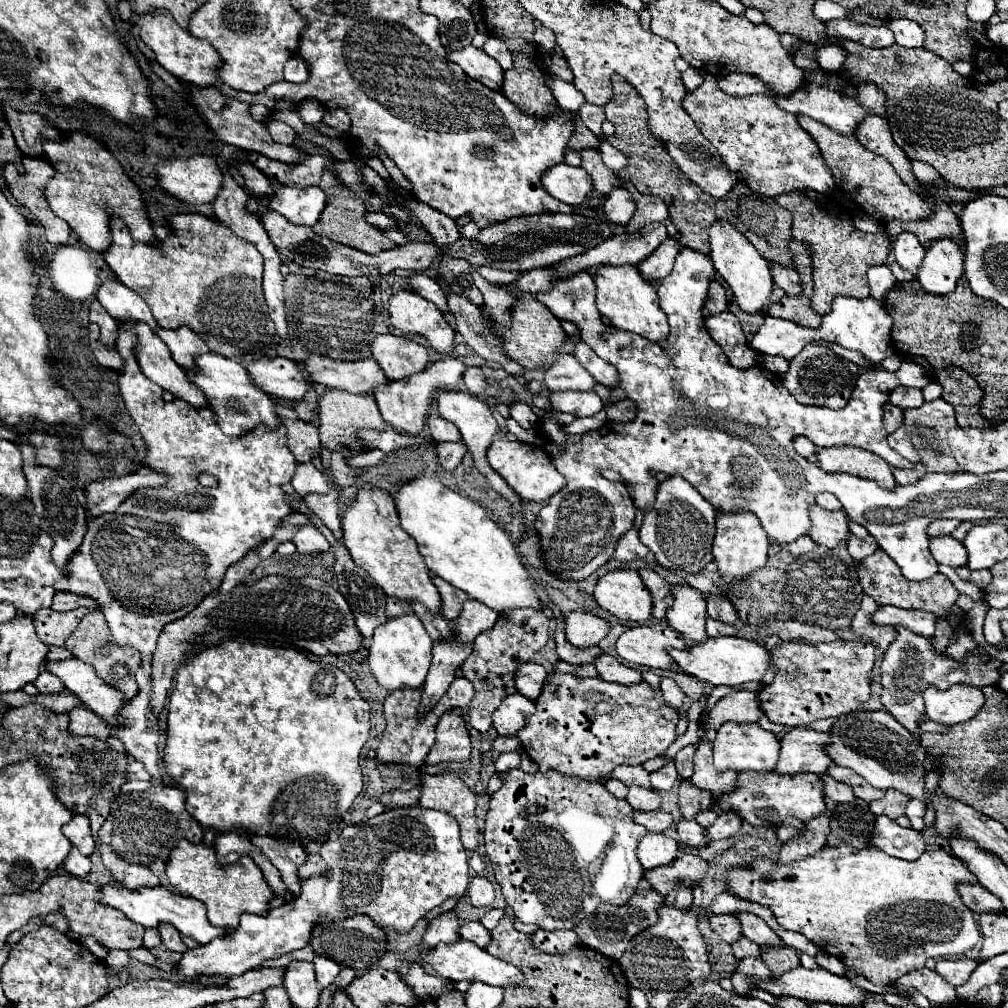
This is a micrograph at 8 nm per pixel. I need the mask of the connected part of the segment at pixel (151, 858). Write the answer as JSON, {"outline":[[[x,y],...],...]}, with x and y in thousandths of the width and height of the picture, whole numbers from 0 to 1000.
{"outline":[[[152,778],[144,786],[118,788],[110,796],[110,808],[98,823],[98,835],[108,837],[124,855],[150,859],[152,855],[166,855],[172,841],[180,833],[197,837],[201,821],[184,804],[184,788],[178,782],[166,782],[164,778]]]}

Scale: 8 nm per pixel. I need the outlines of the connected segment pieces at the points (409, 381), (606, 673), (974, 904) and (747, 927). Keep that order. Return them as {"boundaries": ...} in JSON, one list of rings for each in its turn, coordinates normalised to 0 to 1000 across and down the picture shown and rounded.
{"boundaries":[[[[441,353],[434,359],[430,359],[426,365],[422,365],[416,371],[410,371],[406,375],[394,377],[394,379],[386,379],[384,385],[372,385],[370,393],[374,397],[374,403],[376,403],[380,417],[392,427],[398,427],[398,429],[404,429],[410,433],[418,431],[424,421],[426,407],[432,403],[434,391],[441,389],[441,387],[453,387],[461,365],[463,363],[455,353]]],[[[596,649],[594,655],[590,655],[590,663],[594,665],[594,671],[602,677],[614,677],[614,679],[634,679],[638,677],[638,669],[634,665],[628,665],[616,657],[612,657],[612,653],[604,651],[604,649]]],[[[953,877],[953,879],[951,879],[951,887],[953,887],[955,895],[959,897],[959,901],[965,903],[965,905],[969,905],[969,907],[997,905],[993,893],[991,893],[989,889],[985,889],[979,881],[971,879],[971,877],[969,877],[969,879],[963,879],[963,877],[955,879],[955,877]]],[[[737,905],[737,907],[731,907],[731,911],[735,913],[737,929],[743,931],[745,935],[749,935],[753,938],[769,938],[769,940],[779,938],[777,933],[753,909],[749,909],[745,905]]]]}

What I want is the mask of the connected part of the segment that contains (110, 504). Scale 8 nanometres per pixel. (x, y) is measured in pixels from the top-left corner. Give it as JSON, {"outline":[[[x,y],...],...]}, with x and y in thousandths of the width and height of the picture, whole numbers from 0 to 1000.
{"outline":[[[132,468],[118,474],[104,474],[86,482],[86,508],[100,512],[114,508],[134,486],[158,484],[166,478],[166,470],[158,468]]]}

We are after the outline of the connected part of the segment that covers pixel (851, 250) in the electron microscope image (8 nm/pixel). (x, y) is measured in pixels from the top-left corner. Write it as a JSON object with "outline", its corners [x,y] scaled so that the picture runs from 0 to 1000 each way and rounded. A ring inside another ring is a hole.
{"outline":[[[789,188],[769,196],[777,206],[787,212],[787,236],[797,238],[807,250],[807,296],[805,306],[816,313],[824,310],[824,302],[828,294],[844,294],[844,296],[860,296],[860,268],[866,262],[878,262],[882,252],[882,238],[876,232],[860,232],[846,226],[844,210],[824,192],[809,192],[805,188]]]}

